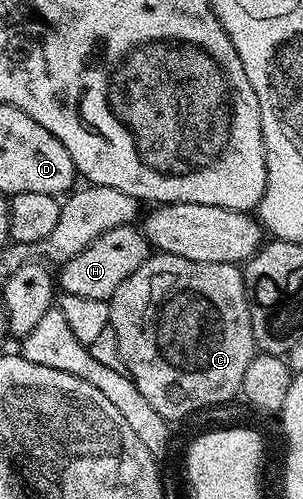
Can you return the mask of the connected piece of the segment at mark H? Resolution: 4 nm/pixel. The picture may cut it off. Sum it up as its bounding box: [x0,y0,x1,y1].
[58,224,149,302]

